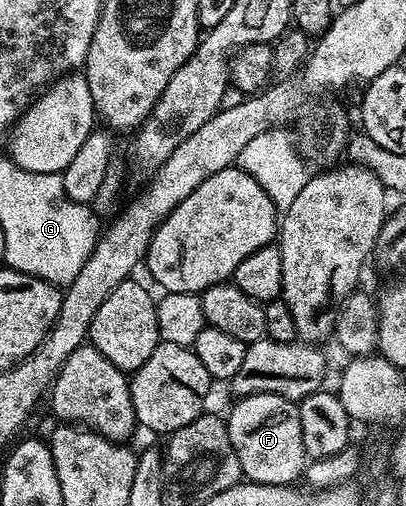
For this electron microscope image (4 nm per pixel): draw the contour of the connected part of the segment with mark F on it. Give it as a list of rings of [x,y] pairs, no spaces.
[[[251,394],[236,403],[227,415],[227,423],[242,477],[254,484],[296,485],[307,463],[297,404],[279,394]]]

